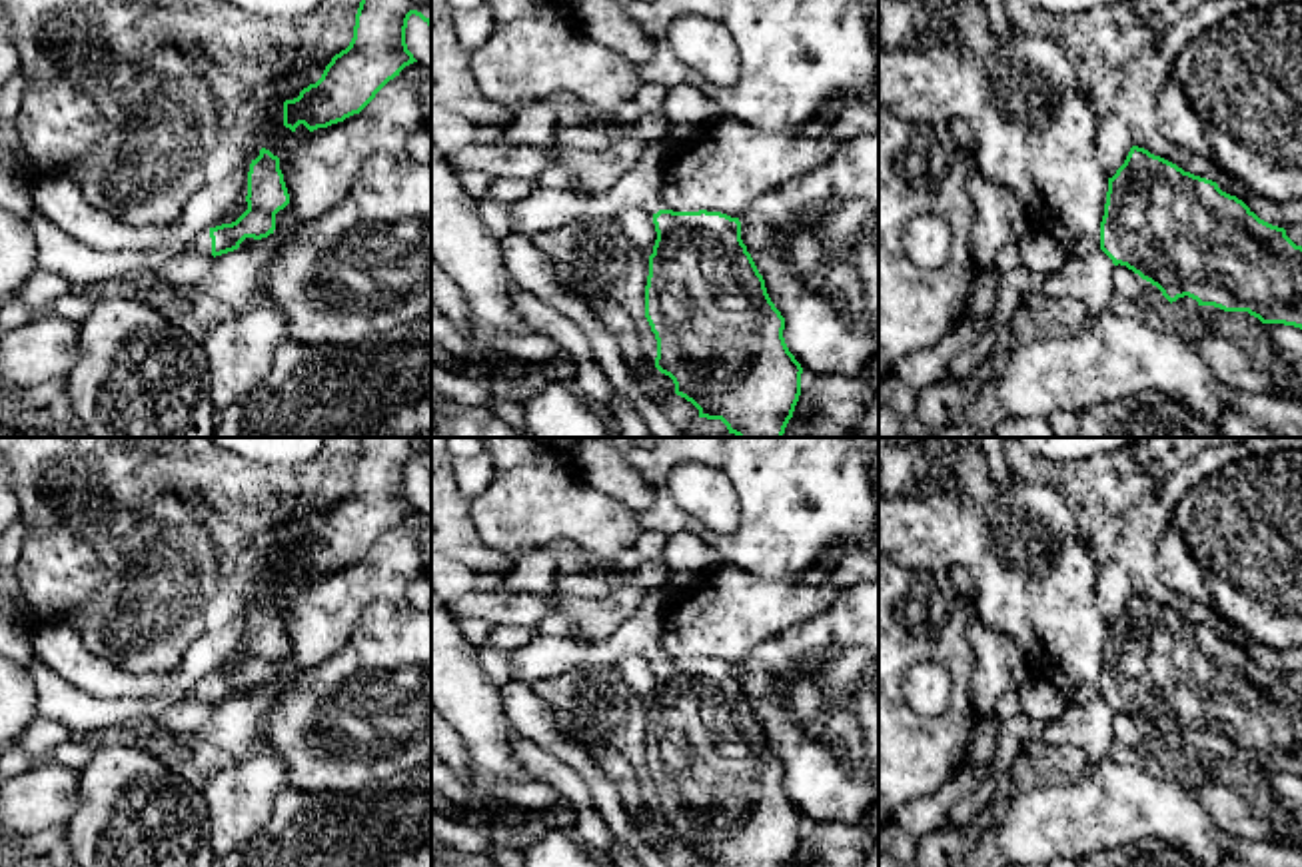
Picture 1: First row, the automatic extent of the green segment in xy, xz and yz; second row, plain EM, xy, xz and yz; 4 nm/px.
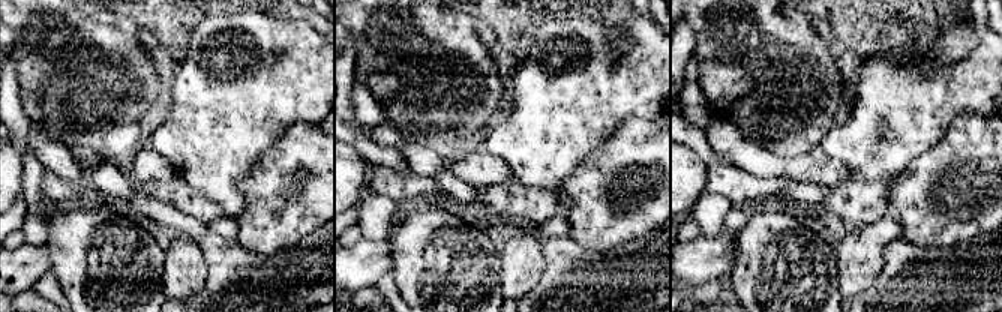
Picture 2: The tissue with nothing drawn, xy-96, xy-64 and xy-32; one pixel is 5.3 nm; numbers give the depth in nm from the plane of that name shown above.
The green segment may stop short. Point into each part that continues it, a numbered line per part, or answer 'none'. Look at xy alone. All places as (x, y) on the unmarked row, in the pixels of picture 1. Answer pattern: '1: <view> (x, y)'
1: xy (202, 690)

